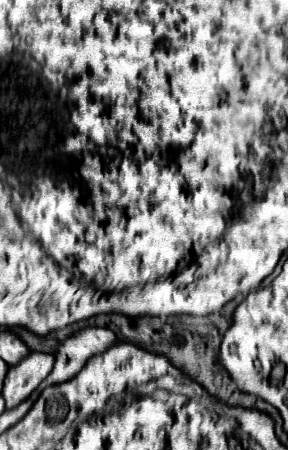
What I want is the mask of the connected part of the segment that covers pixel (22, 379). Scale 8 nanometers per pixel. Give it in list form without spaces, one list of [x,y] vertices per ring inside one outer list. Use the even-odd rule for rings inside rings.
[[[32,350],[24,360],[20,360],[20,364],[10,366],[2,390],[6,408],[12,408],[26,400],[32,394],[32,390],[36,390],[38,384],[50,374],[54,362],[56,362],[54,354]]]

